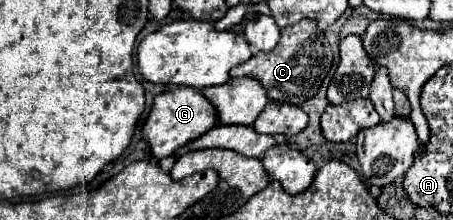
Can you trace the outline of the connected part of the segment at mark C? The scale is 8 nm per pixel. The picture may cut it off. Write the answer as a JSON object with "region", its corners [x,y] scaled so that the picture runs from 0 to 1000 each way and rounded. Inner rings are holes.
{"region":[[[682,91],[634,118],[620,136],[620,191],[594,236],[563,236],[545,282],[519,300],[510,345],[558,345],[572,355],[589,400],[589,436],[616,464],[642,464],[664,482],[673,455],[691,445],[735,300],[735,227],[717,155],[691,118]]]}

